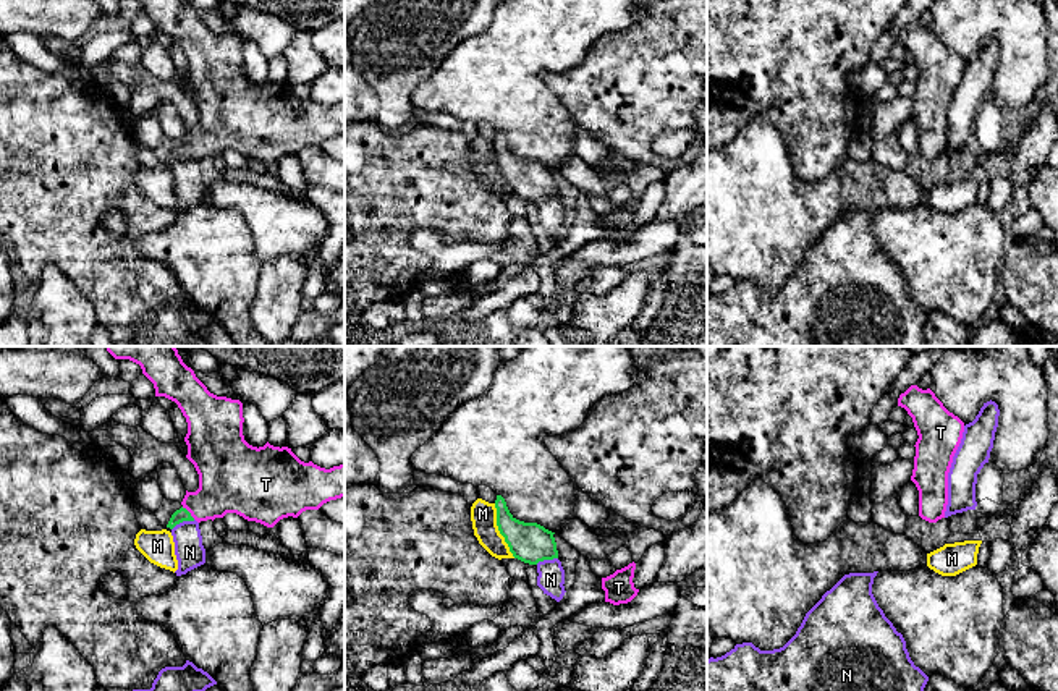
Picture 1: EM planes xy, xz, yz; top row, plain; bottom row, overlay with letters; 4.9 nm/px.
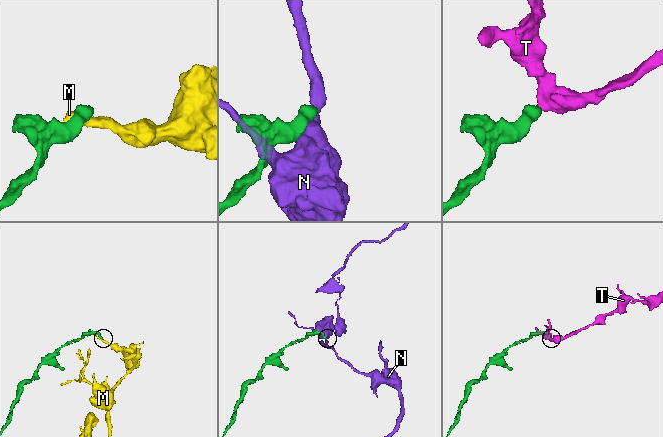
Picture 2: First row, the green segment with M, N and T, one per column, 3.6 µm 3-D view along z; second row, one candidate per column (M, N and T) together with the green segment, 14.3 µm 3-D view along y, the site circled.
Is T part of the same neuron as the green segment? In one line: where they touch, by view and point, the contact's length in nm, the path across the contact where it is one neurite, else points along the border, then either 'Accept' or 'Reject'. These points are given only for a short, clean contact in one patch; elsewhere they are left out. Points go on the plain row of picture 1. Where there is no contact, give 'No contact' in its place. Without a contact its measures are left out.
Touches green at xy (188, 149). Shared border 90 nm. Path across: xy (180, 152), (188, 149), (209, 139), (228, 120). Accept

